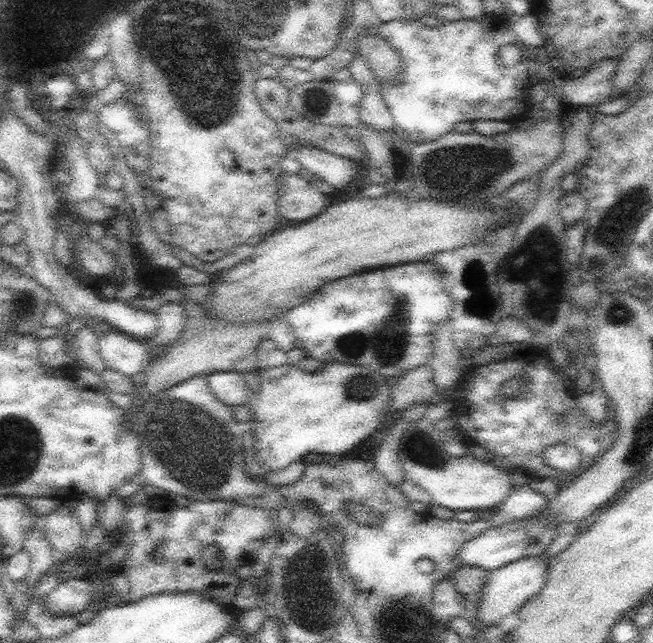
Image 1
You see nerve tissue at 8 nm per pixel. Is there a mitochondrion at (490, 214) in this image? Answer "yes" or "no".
no

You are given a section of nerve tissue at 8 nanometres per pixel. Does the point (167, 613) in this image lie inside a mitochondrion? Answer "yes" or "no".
no

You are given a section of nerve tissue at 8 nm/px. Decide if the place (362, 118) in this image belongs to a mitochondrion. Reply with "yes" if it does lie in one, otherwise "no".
no

